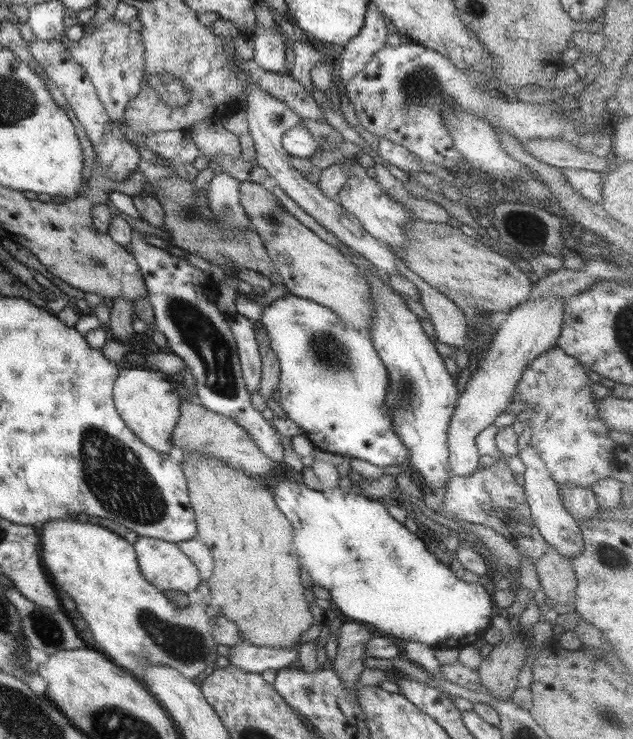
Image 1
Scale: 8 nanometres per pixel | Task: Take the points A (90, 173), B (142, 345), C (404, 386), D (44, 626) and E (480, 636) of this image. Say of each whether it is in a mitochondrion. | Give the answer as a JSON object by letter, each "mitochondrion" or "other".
{"A":"other","B":"other","C":"mitochondrion","D":"mitochondrion","E":"other"}

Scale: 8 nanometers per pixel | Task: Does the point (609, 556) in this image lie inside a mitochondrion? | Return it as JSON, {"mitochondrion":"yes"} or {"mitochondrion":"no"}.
{"mitochondrion":"yes"}

